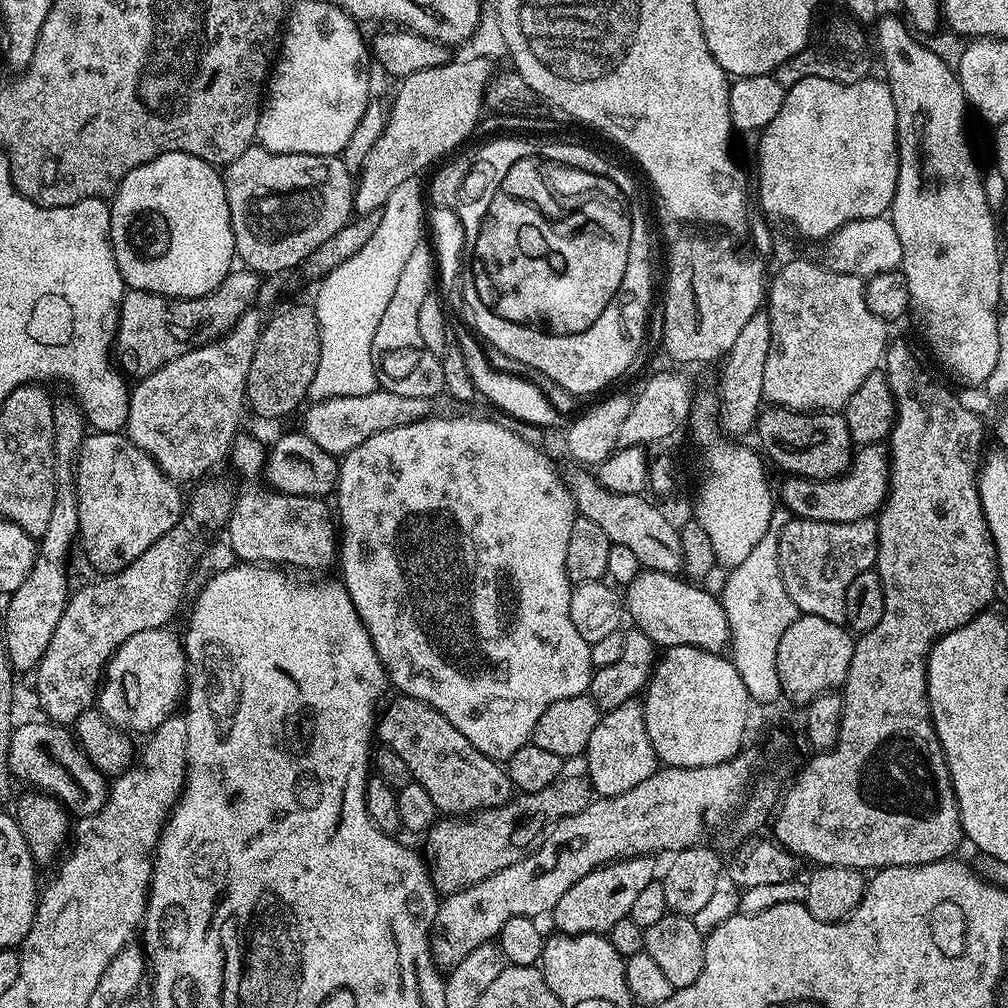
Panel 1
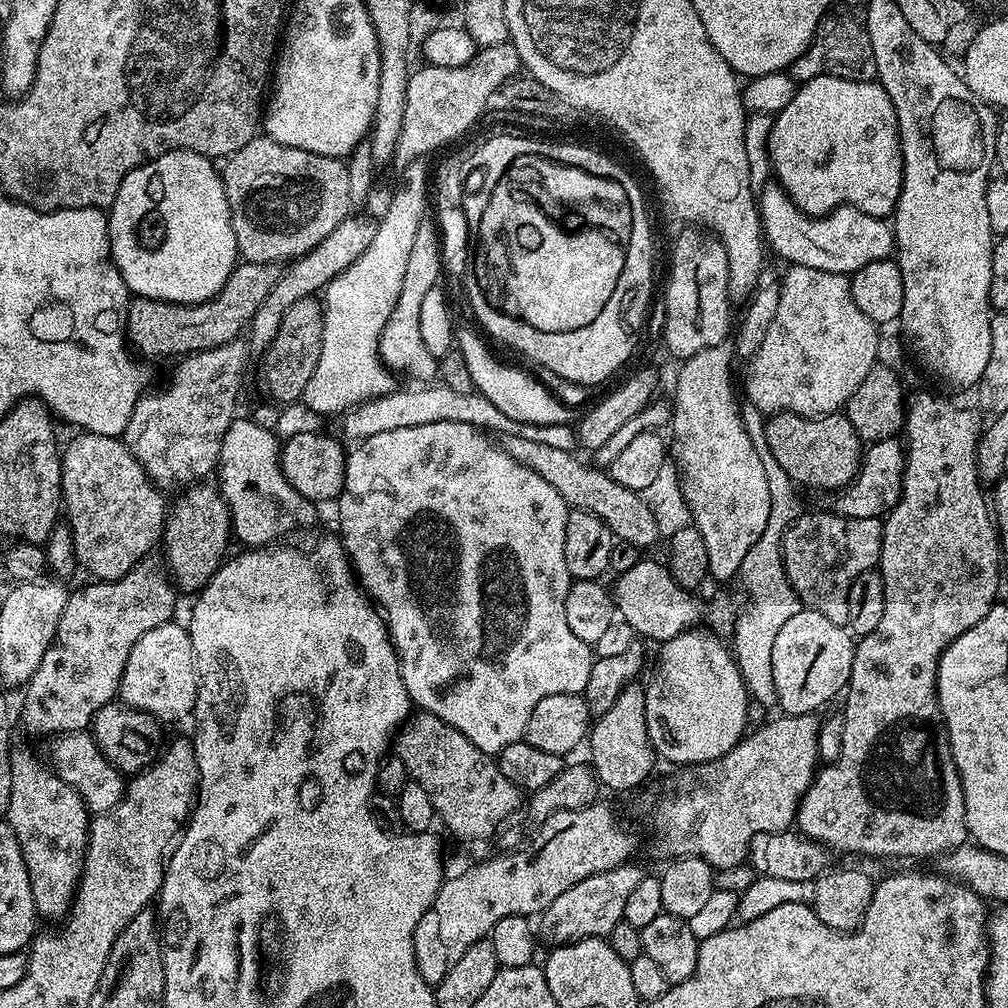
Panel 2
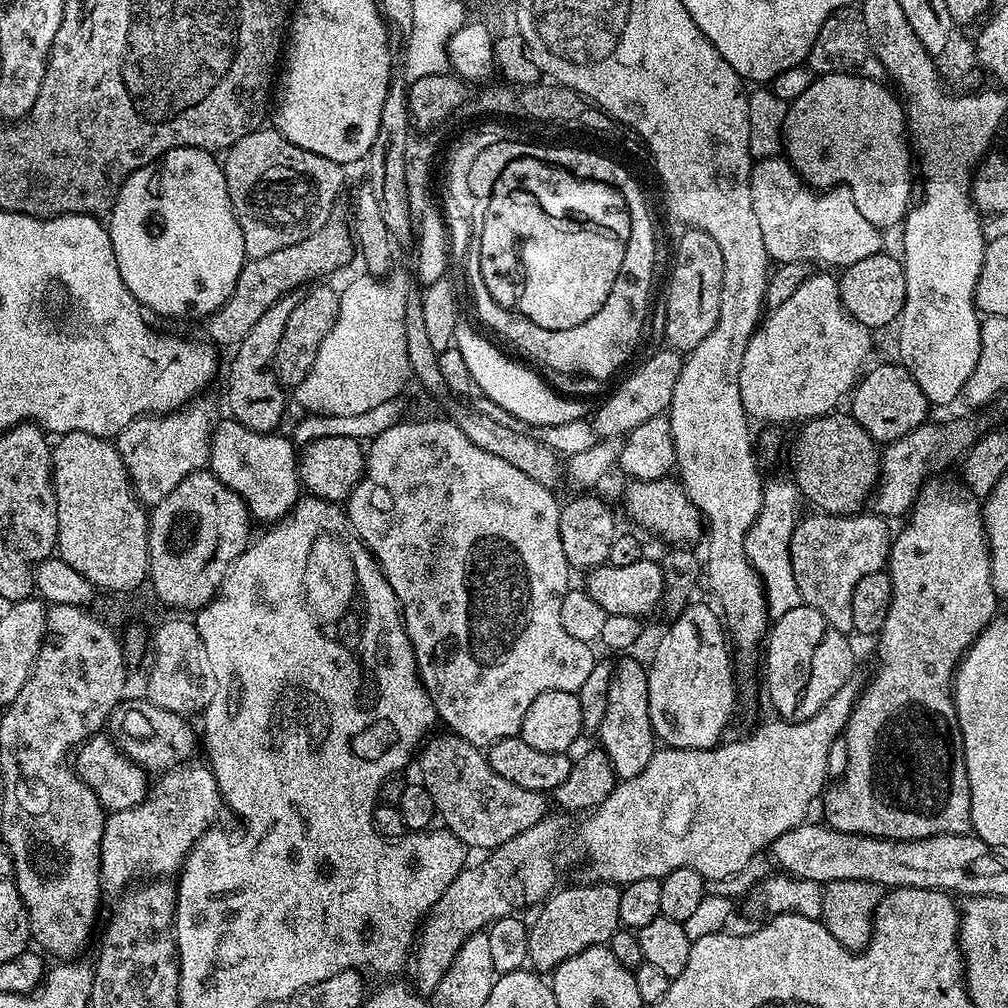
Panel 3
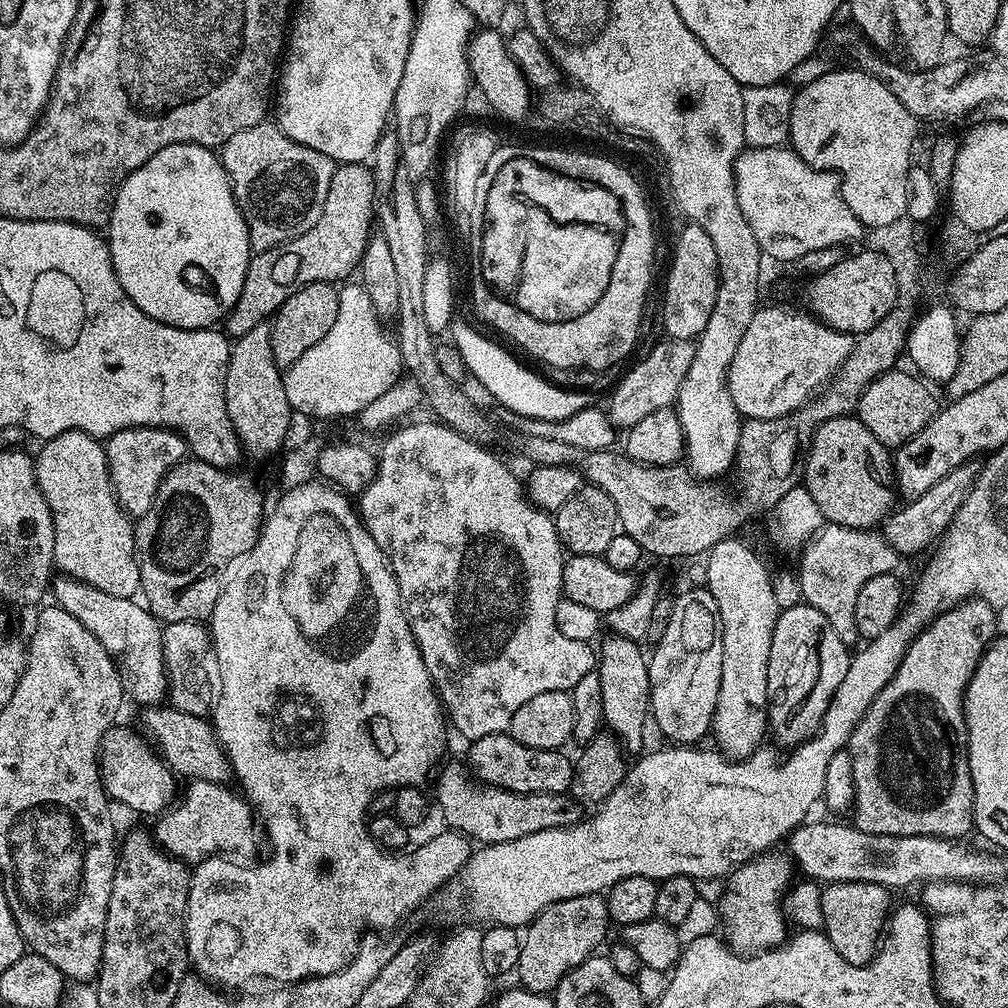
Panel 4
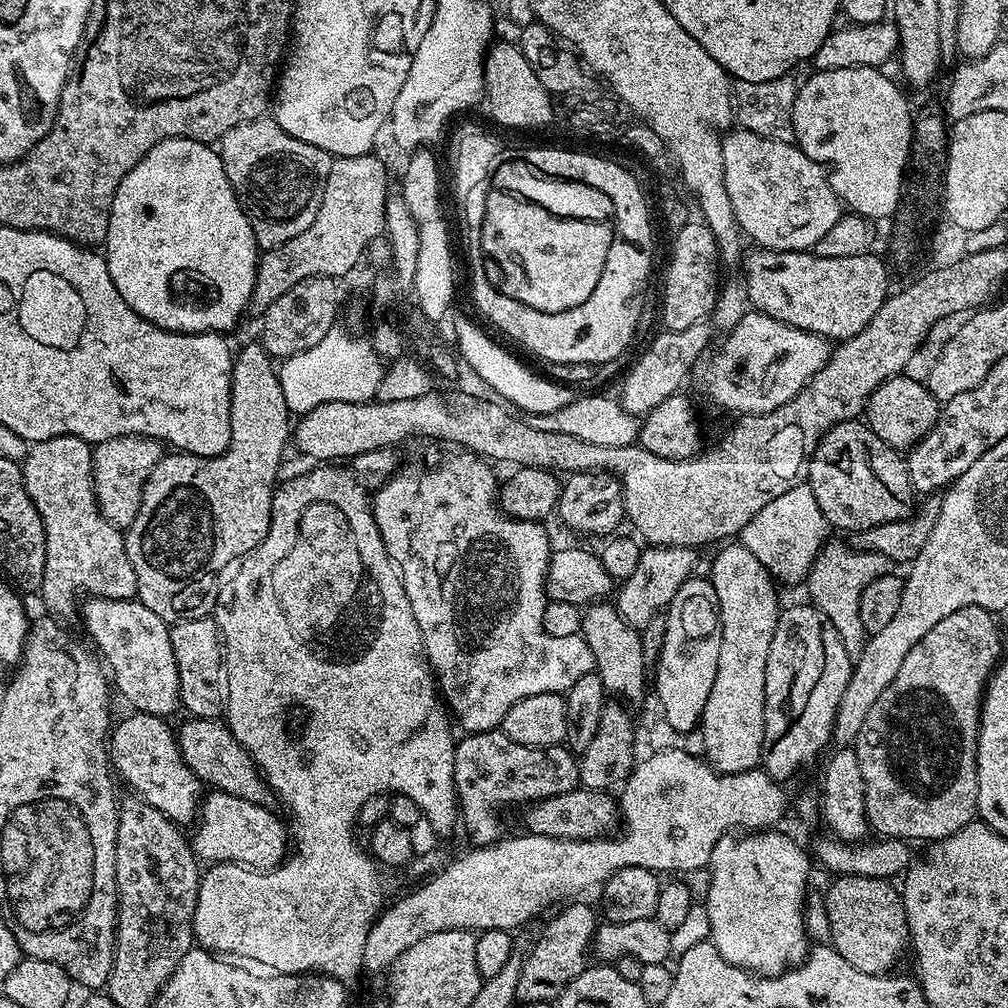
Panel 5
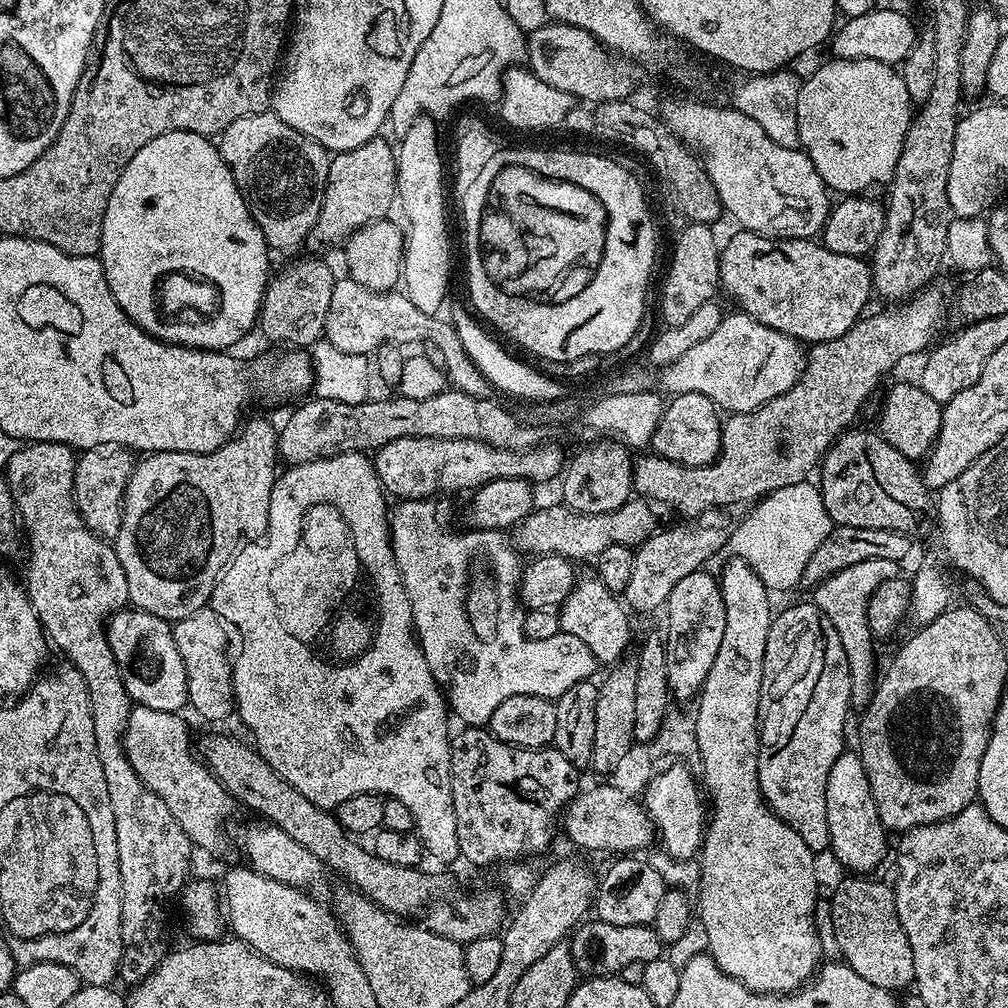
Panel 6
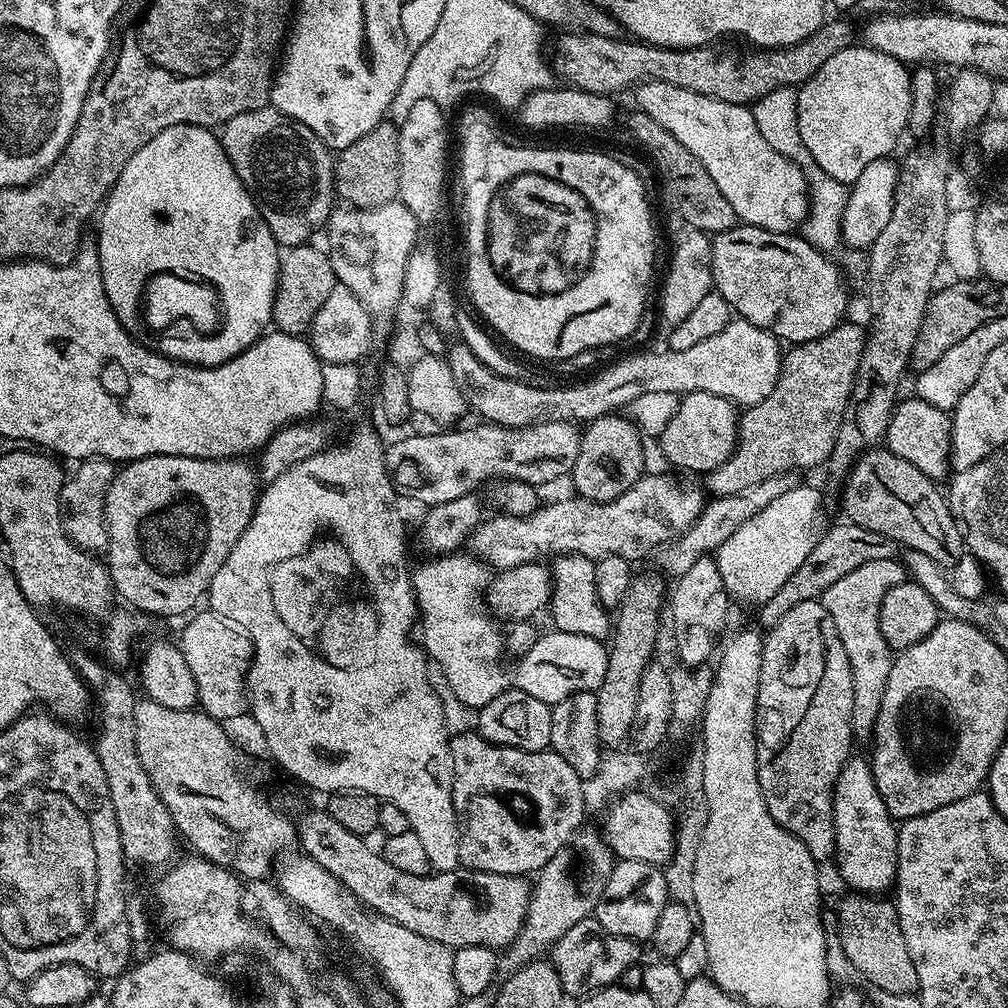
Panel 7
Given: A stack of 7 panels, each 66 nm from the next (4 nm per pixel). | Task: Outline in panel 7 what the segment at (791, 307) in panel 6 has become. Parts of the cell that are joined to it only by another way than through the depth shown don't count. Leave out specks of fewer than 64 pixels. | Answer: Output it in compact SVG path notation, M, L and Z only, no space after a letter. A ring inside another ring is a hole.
M738 224L729 231L717 233L712 240L711 270L715 291L726 298L741 319L768 330L786 344L801 344L824 337L843 321L848 292L844 289L839 268L831 260L803 235L762 230L749 224Z

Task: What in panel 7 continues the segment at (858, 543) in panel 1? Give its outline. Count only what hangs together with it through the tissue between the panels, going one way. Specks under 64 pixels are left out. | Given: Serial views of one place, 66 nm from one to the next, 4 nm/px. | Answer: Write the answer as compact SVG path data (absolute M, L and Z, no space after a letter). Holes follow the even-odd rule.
M899 559L865 562L834 582L822 597L824 609L832 616L834 630L838 630L838 638L842 638L846 658L850 658L850 674L854 682L852 734L857 741L871 741L872 733L876 730L882 694L886 690L894 659L893 648L887 644L879 629L878 614L882 598L886 596L886 590L890 590L890 586L900 584L905 579L906 569Z

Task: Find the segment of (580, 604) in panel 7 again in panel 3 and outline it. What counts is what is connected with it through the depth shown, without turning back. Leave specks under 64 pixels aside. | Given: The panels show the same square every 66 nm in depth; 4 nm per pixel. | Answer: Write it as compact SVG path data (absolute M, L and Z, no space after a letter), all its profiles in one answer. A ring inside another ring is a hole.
M624 660L613 667L610 694L606 702L606 715L598 733L599 747L610 758L614 774L620 780L629 780L646 770L646 762L658 750L658 741L650 722L650 690L648 670L636 660Z

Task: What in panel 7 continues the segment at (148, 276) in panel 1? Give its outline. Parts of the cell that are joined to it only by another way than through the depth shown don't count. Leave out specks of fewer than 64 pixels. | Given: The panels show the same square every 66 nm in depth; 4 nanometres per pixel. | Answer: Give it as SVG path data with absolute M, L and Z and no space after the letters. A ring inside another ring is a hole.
M179 124L170 126L162 130L162 134L154 134L130 162L126 162L126 170L118 178L118 182L109 192L107 200L102 205L102 211L99 213L100 220L100 241L97 242L95 251L100 257L100 273L102 282L106 290L106 298L126 331L132 333L138 330L138 314L136 312L136 292L140 292L140 280L148 276L148 272L156 272L156 268L192 268L192 272L204 272L204 276L212 276L220 288L224 288L224 294L220 297L222 300L228 300L228 308L222 313L228 320L228 328L224 328L224 336L219 336L216 332L205 335L204 348L194 348L195 355L200 358L206 358L209 365L218 364L221 360L229 360L238 354L242 354L250 347L254 341L264 335L266 329L272 324L272 307L276 297L276 283L280 277L280 253L281 245L276 243L274 234L270 234L270 226L262 218L262 214L257 210L256 204L252 201L252 196L244 188L244 183L238 178L234 166L228 161L228 155L224 152L224 147L220 144L219 135L215 131L199 128L193 124Z

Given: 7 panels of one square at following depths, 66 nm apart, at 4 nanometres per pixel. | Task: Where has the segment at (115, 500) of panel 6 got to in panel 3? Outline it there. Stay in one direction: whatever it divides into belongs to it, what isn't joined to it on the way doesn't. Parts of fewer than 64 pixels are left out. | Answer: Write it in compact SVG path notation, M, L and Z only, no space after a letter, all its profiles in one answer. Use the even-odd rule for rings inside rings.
M204 399L192 400L177 412L139 416L114 437L118 454L132 479L132 490L141 504L151 506L162 502L182 478L207 465L218 415L215 402Z

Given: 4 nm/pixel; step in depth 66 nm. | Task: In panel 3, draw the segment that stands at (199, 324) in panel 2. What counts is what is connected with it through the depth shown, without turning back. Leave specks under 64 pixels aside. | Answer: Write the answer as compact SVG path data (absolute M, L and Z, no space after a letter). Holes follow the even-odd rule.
M330 219L310 238L294 242L294 246L274 250L274 254L266 254L266 258L245 259L238 274L238 282L228 301L203 321L204 332L209 336L205 337L221 349L231 349L240 344L246 334L250 334L250 329L258 323L258 318L262 318L262 314L266 314L266 310L270 310L270 306L274 306L278 298L311 285L321 278L328 278L331 272L346 267L352 256L354 260L354 240L350 235L349 221L344 220ZM302 284L304 285L301 286Z

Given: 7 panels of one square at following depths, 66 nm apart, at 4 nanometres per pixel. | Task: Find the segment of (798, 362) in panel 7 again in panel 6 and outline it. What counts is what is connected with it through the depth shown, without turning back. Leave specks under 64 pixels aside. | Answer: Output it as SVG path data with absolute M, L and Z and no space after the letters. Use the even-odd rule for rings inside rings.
M936 287L924 288L899 306L888 306L885 312L876 312L873 316L864 314L841 337L811 345L807 349L804 369L800 371L798 382L794 382L786 394L778 394L778 398L749 412L733 412L723 421L720 429L722 451L712 464L686 466L655 454L644 454L648 456L641 460L639 457L632 474L635 491L657 505L669 504L674 511L681 512L684 518L695 518L711 508L728 508L732 504L744 504L747 500L755 502L782 486L807 481L808 471L812 467L813 471L823 461L836 439L857 423L856 415L860 407L879 386L880 379L899 360L916 356L920 351L923 353L933 343L936 323L944 314L944 292Z

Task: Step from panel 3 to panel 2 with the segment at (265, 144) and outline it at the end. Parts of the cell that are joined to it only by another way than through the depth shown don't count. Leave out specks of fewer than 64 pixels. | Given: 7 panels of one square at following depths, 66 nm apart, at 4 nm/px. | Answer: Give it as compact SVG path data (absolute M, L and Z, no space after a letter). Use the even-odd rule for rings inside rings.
M258 134L223 164L222 179L241 261L276 264L304 256L350 215L350 178L343 159L286 146Z

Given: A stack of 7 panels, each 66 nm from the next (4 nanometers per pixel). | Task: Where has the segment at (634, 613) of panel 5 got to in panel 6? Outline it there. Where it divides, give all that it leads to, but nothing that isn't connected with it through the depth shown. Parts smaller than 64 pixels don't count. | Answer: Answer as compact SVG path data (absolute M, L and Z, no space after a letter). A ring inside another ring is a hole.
M711 508L706 510L701 516L695 517L691 522L684 522L681 528L668 528L657 530L651 536L638 545L635 549L636 557L634 558L634 570L630 573L630 582L626 582L622 593L622 600L633 613L636 612L656 612L665 607L670 598L670 590L686 578L686 574L694 574L705 567L704 564L711 556L716 556L720 551L728 548L728 540L734 534L737 521L732 520L731 511L728 508Z

